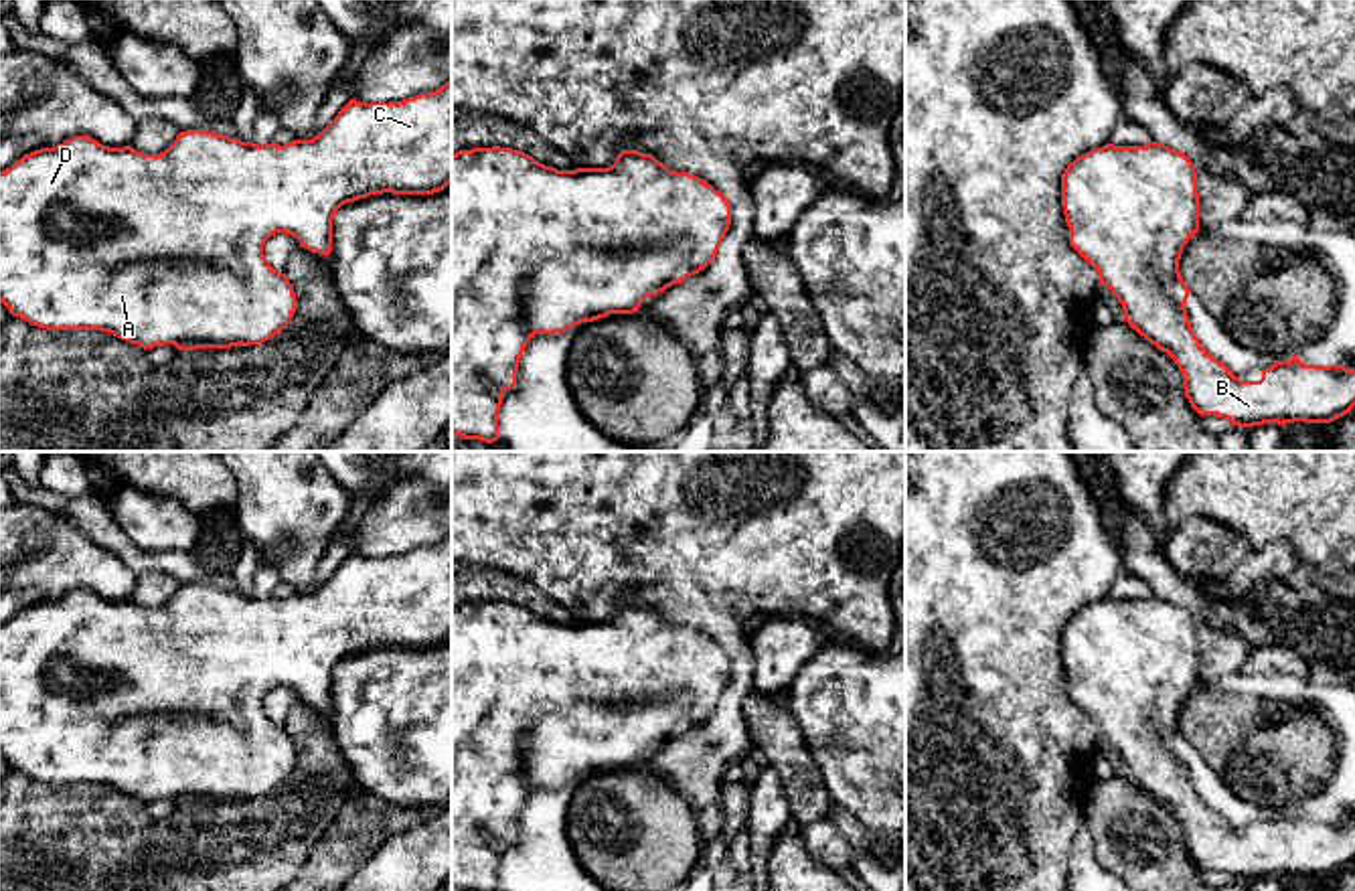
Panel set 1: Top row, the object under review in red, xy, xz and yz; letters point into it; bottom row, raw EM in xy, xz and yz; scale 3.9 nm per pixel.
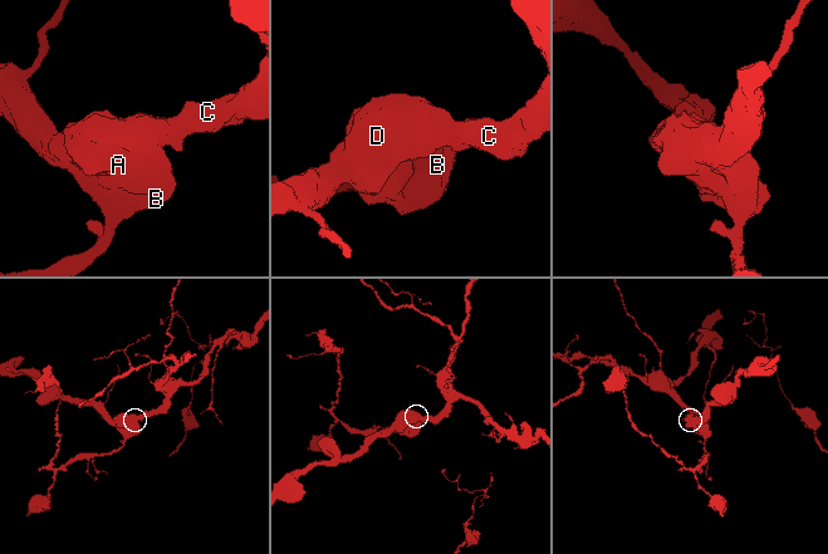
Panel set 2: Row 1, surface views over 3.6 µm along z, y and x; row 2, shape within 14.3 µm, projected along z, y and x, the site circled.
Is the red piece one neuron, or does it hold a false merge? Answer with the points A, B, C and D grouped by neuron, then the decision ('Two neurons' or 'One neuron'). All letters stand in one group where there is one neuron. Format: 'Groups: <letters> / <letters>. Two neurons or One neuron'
Groups: A B C D. One neuron

